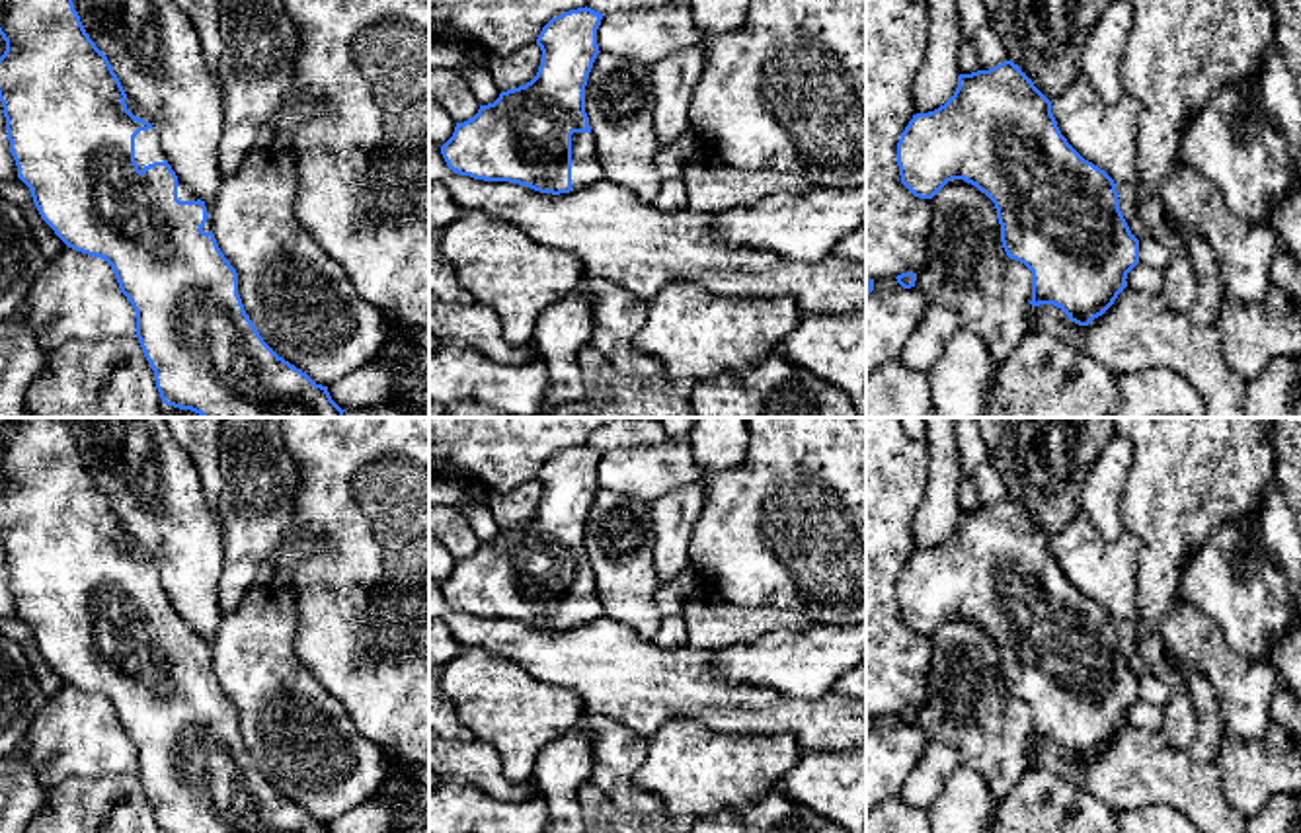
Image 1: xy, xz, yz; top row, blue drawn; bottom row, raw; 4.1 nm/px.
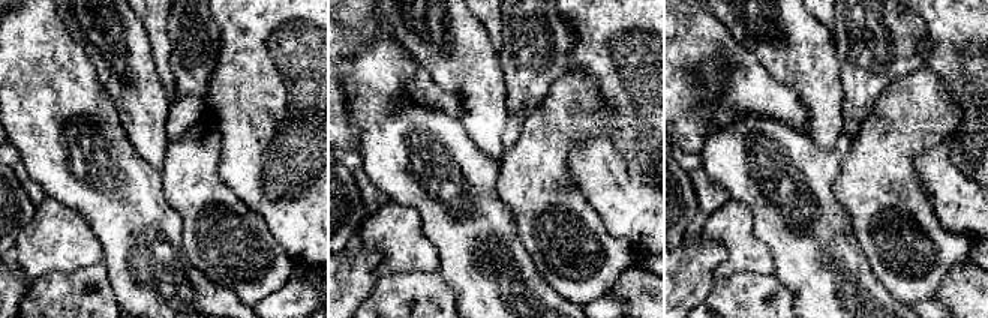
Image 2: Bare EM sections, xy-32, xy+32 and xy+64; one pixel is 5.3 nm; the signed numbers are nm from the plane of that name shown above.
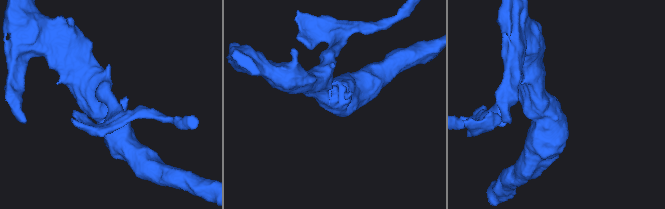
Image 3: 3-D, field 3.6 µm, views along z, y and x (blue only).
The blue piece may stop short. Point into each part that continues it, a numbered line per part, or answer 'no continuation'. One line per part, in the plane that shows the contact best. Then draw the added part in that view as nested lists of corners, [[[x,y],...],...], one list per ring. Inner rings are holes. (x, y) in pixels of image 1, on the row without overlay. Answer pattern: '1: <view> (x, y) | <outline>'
1: xy (147, 582) | [[[154,566],[140,568],[135,574],[135,597],[140,609],[148,601],[166,597],[166,591]]]

